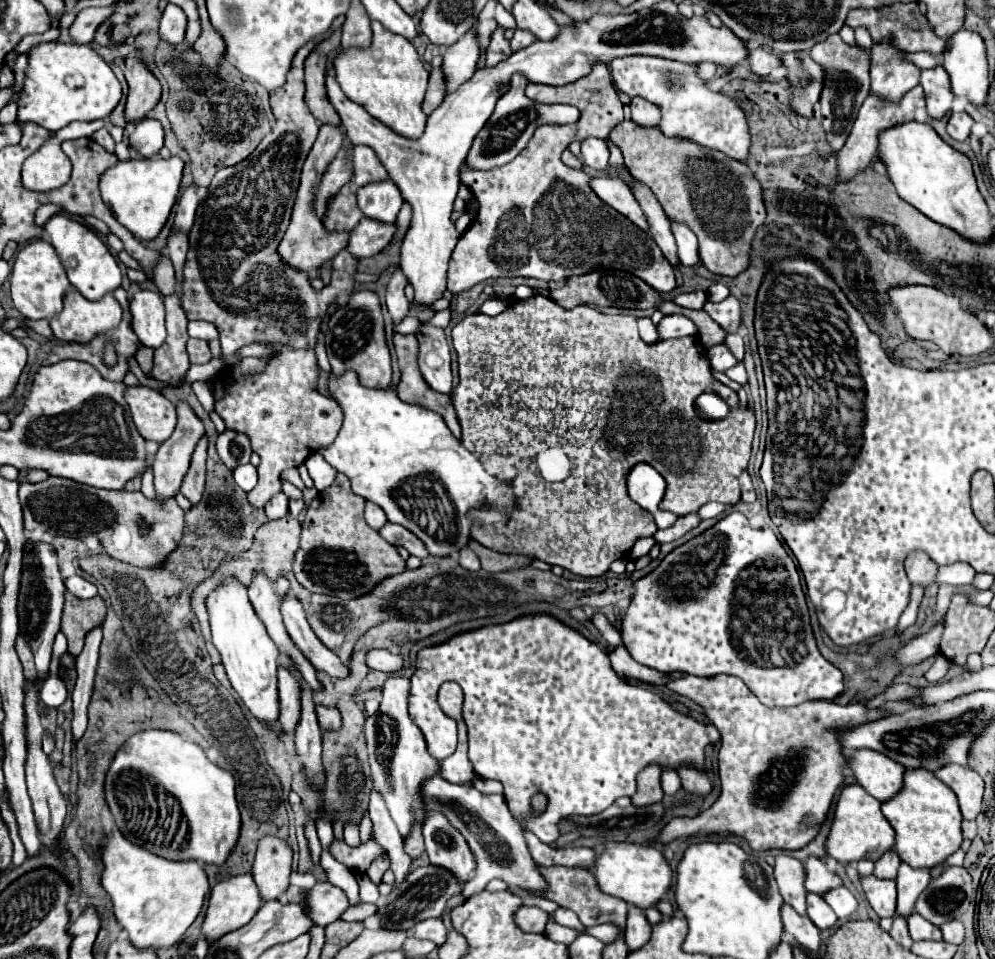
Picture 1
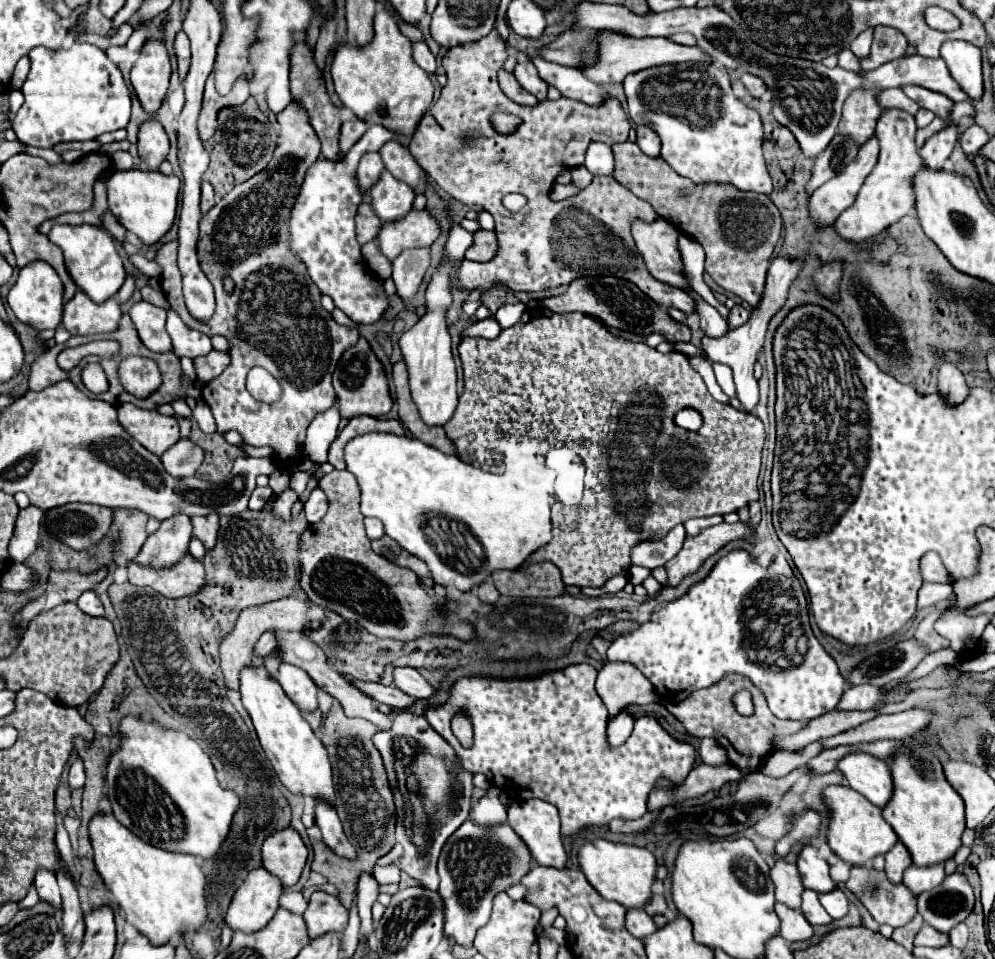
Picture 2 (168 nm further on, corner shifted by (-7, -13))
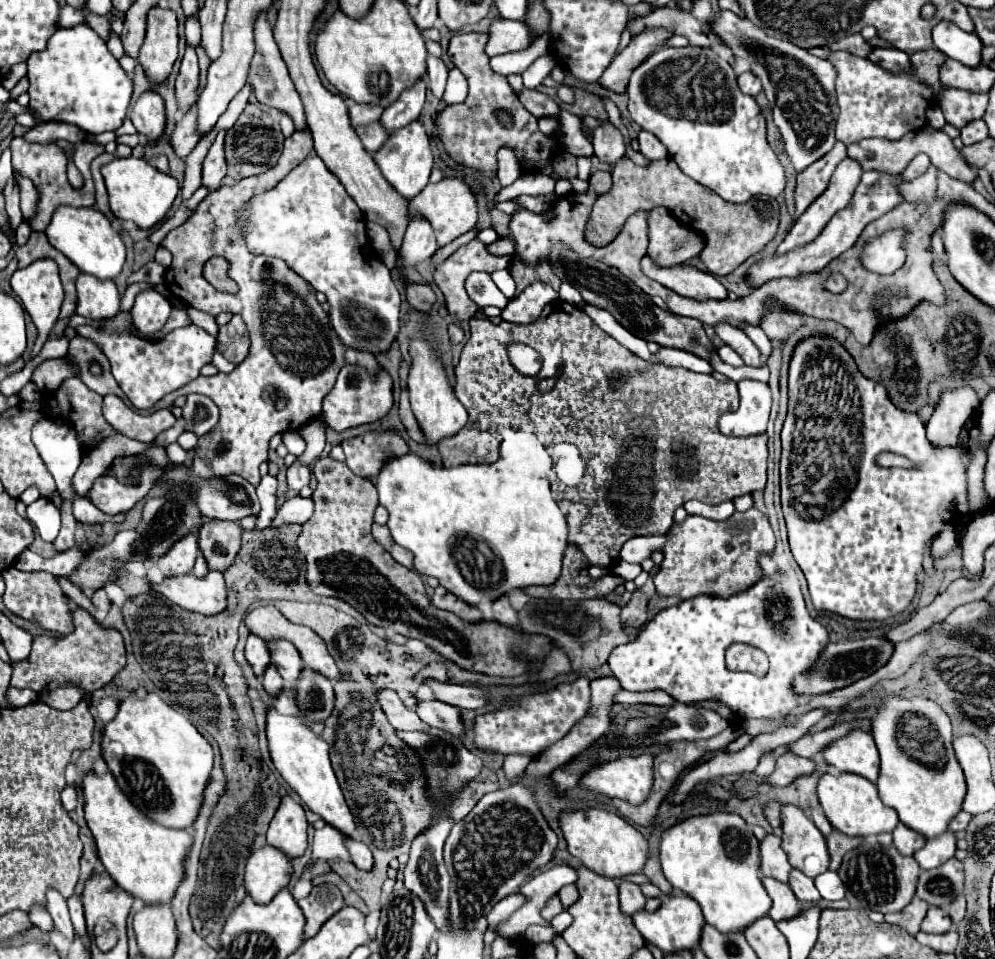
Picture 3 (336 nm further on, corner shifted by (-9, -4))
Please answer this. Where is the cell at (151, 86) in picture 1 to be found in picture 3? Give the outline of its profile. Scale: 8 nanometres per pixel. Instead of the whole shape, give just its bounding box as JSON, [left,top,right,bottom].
[138,8,178,82]

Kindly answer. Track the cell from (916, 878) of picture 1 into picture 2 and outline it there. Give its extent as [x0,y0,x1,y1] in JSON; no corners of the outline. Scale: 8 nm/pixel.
[904,865,944,895]

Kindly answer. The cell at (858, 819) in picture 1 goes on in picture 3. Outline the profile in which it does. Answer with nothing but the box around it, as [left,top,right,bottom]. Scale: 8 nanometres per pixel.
[818,772,898,836]

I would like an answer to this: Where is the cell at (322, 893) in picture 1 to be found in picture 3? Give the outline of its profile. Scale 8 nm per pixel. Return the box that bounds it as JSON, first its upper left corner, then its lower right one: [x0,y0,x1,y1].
[298,884,344,938]

